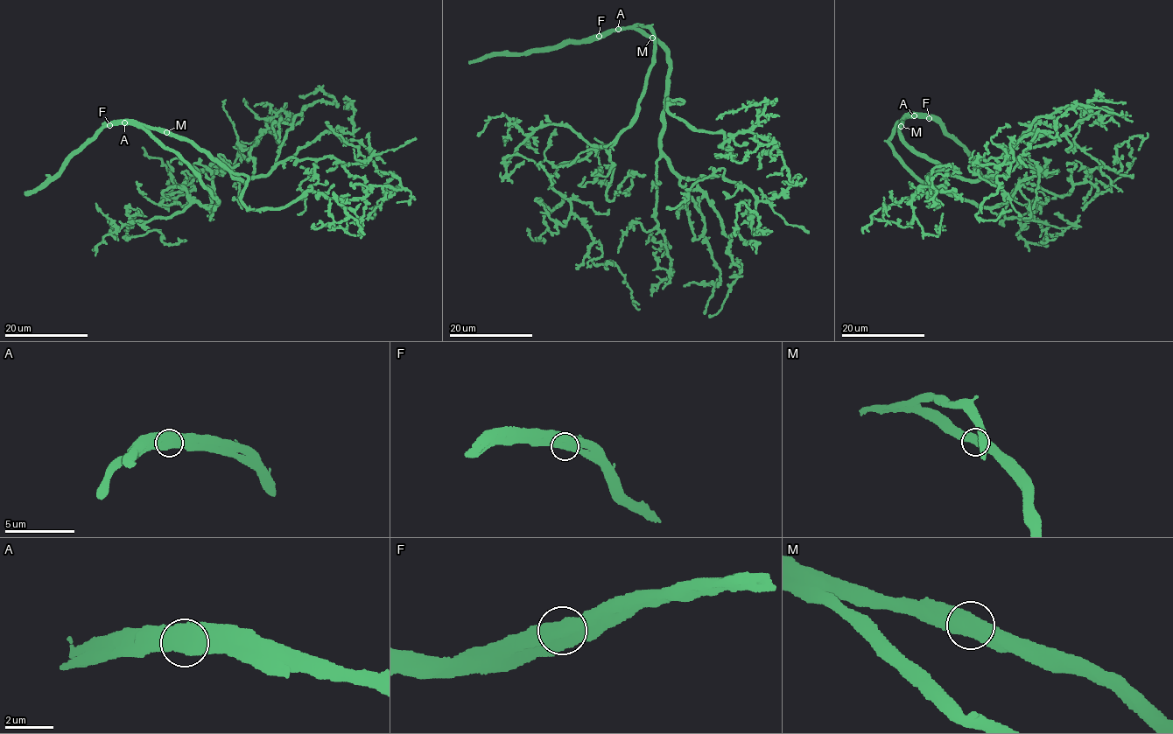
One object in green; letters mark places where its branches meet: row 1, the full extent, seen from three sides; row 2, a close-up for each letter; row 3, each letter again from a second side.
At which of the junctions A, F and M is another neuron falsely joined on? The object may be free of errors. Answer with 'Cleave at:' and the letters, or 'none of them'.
Cleave at: none of them

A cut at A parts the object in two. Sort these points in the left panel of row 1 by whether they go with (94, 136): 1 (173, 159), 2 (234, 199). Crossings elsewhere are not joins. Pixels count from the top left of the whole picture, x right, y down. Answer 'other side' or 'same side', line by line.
1: other side
2: other side

